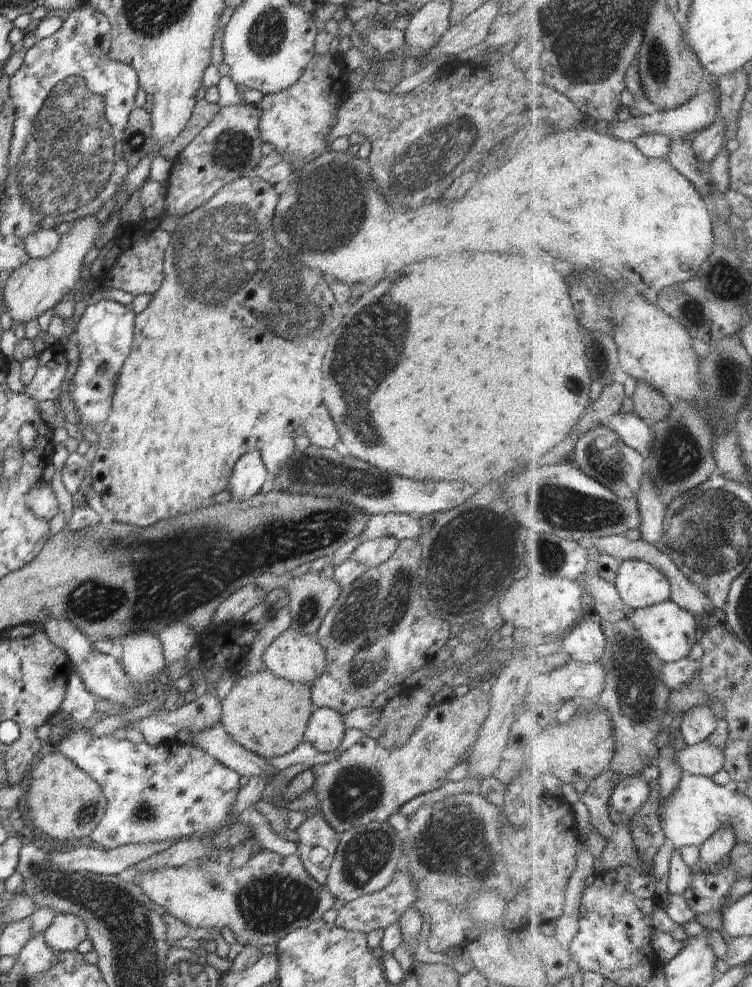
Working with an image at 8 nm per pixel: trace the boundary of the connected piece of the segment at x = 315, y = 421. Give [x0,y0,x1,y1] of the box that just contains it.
[304,404,339,448]

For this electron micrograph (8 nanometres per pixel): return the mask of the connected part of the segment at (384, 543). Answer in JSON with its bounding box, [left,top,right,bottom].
[349,537,399,569]

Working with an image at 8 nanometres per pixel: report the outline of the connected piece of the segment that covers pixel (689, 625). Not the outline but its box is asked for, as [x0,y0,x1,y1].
[628,599,702,663]

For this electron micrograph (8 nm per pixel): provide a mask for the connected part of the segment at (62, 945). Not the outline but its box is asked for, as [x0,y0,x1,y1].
[44,914,86,952]

